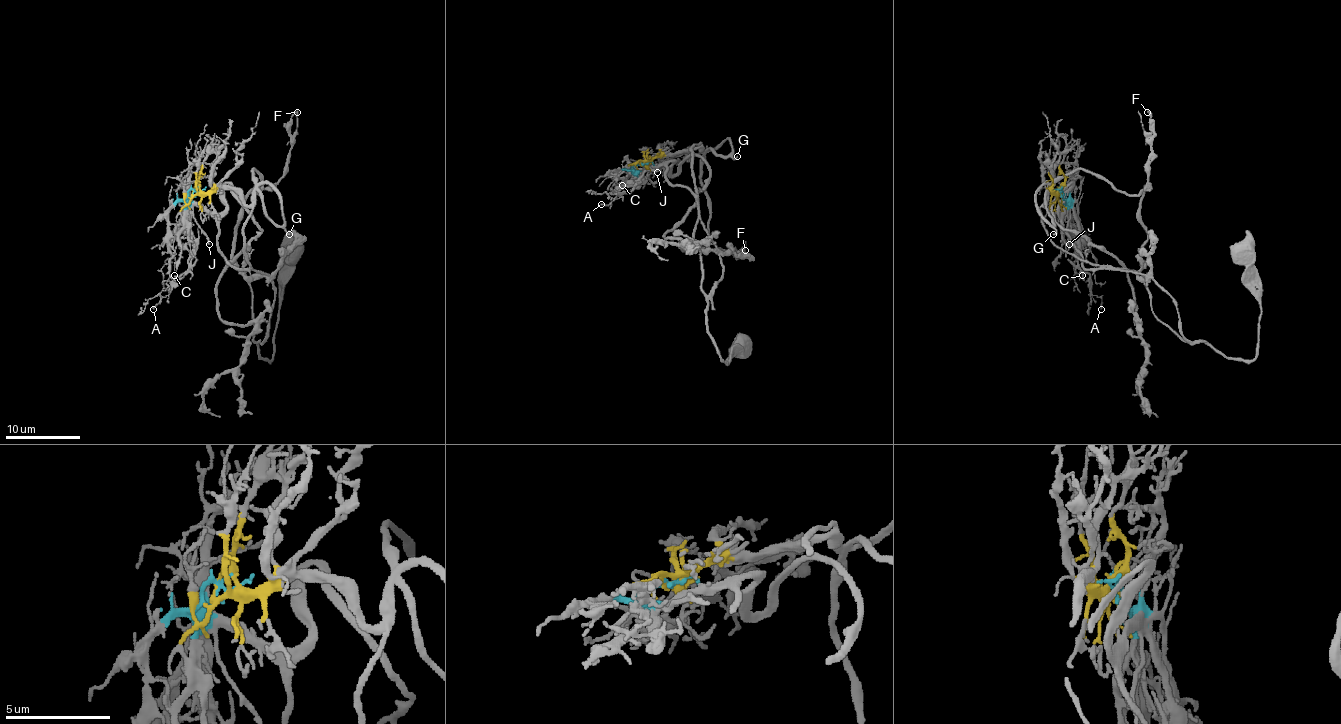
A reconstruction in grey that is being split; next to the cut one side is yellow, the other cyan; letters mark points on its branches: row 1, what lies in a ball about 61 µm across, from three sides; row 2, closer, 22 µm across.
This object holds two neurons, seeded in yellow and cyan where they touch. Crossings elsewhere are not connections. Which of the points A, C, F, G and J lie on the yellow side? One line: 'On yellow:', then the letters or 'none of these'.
On yellow: F, G

